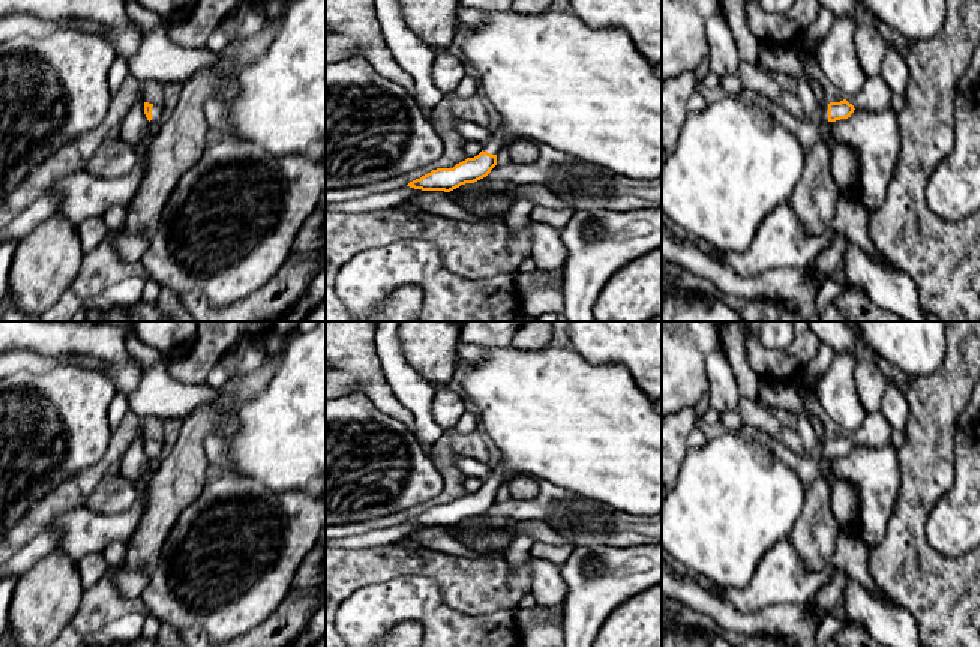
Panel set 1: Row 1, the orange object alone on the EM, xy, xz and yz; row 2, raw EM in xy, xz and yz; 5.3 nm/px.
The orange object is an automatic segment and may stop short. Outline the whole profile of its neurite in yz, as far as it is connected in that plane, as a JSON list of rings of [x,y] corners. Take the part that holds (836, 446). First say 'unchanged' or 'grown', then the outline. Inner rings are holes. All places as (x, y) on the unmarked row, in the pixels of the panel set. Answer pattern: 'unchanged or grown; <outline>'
grown; [[[846,435],[840,438],[822,440],[819,446],[819,458],[818,461],[825,461],[828,458],[836,458],[840,455],[848,455],[854,449],[854,441]]]

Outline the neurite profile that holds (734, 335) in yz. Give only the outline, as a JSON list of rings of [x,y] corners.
[[[717,321],[717,327],[740,395],[749,399],[759,399],[759,377],[750,369],[746,360],[746,342],[752,338],[747,323]]]

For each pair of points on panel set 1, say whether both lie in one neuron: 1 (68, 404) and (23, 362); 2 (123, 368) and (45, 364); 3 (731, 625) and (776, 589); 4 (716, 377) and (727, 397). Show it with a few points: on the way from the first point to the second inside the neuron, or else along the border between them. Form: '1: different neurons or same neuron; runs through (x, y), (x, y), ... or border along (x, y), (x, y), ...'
1: different neurons; border along (69, 365), (57, 365), (35, 373), (15, 373)
2: different neurons; border along (74, 353), (99, 356), (107, 364), (107, 374)
3: different neurons; border along (715, 598), (742, 611), (760, 611), (782, 604)
4: same neuron; runs through (721, 382), (724, 392)

